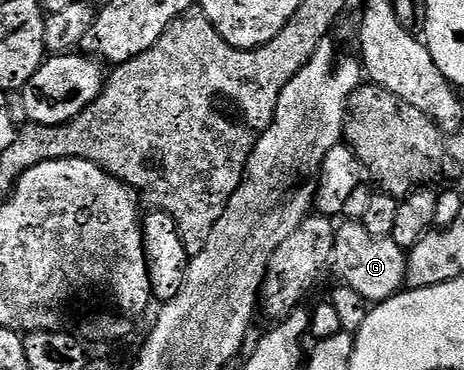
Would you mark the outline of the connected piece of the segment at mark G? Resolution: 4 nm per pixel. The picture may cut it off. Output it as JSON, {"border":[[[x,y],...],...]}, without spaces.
{"border":[[[344,221],[337,226],[334,263],[341,267],[340,275],[344,278],[341,280],[346,286],[362,293],[370,305],[385,303],[393,295],[400,294],[408,278],[405,248],[399,247],[390,237],[376,237],[360,221]]]}

